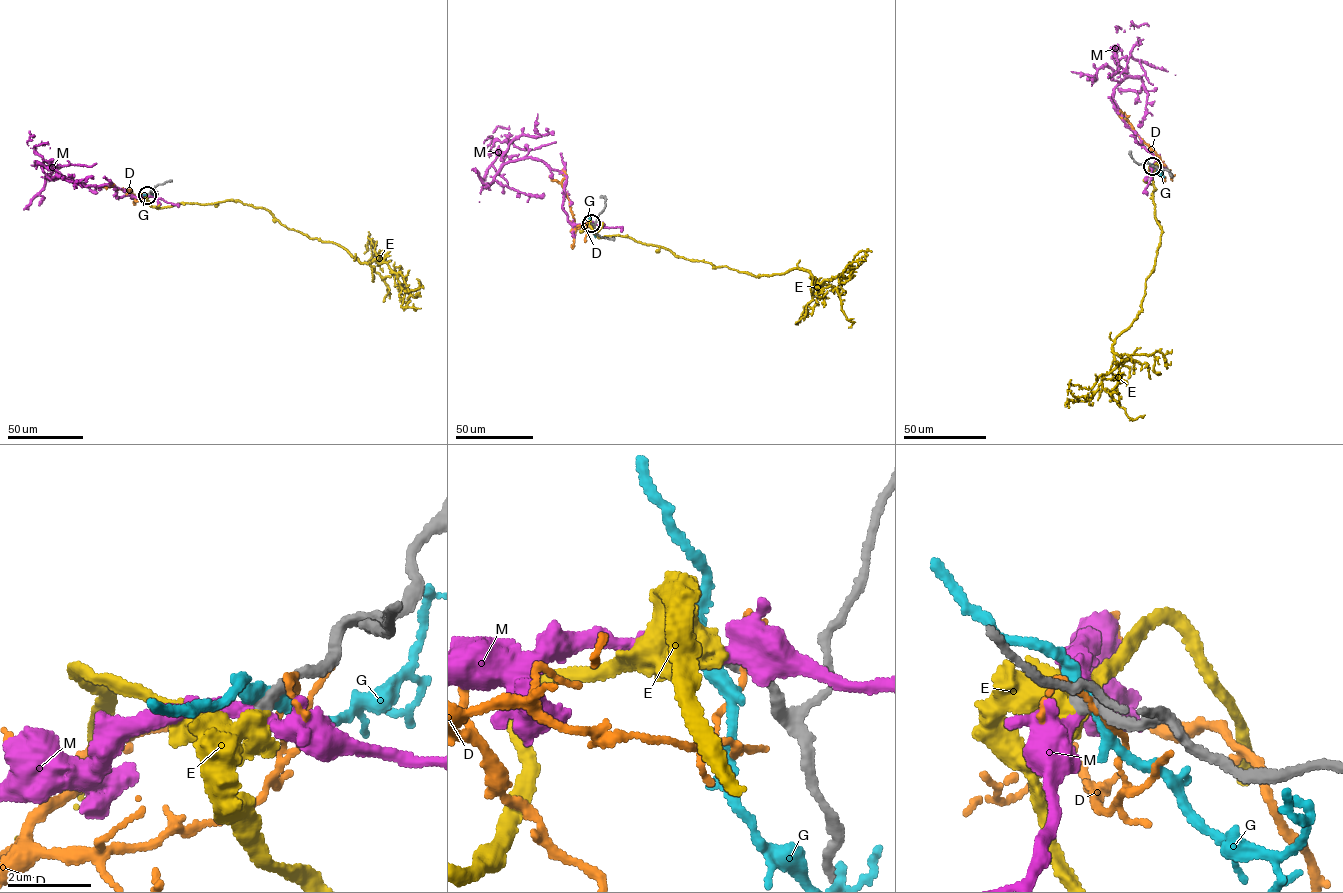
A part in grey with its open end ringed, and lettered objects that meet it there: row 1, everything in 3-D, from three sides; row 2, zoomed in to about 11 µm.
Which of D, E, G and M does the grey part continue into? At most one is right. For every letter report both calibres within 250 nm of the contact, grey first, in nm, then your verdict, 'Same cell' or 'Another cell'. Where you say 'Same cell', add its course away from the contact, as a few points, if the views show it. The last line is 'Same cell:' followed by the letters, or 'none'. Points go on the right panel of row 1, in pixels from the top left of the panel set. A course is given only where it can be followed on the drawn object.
D: Thickness 360 nm (grey) against 100 nm. Another cell
E: Thickness 240 nm (grey) against 550 nm. Same cell. Its course: (1153, 167), (1159, 244), (1141, 310), (1112, 344), (1119, 371), (1108, 391), (1129, 417), (1144, 414)
G: Thickness 280 nm (grey) against 400 nm. Another cell
M: Thickness 260 nm (grey) against 320 nm. Another cell
Same cell: E

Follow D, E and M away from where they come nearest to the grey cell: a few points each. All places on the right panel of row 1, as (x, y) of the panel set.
D: (1153, 167), (1153, 171), (1152, 167), (1161, 165), (1160, 157), (1120, 116), (1120, 110), (1122, 113)
E: (1153, 167), (1159, 244), (1141, 310), (1112, 344), (1119, 371), (1108, 391), (1129, 417), (1144, 414)
M: (1153, 167), (1157, 159), (1136, 141), (1112, 97), (1127, 75), (1115, 63), (1115, 52), (1119, 69), (1108, 77)

